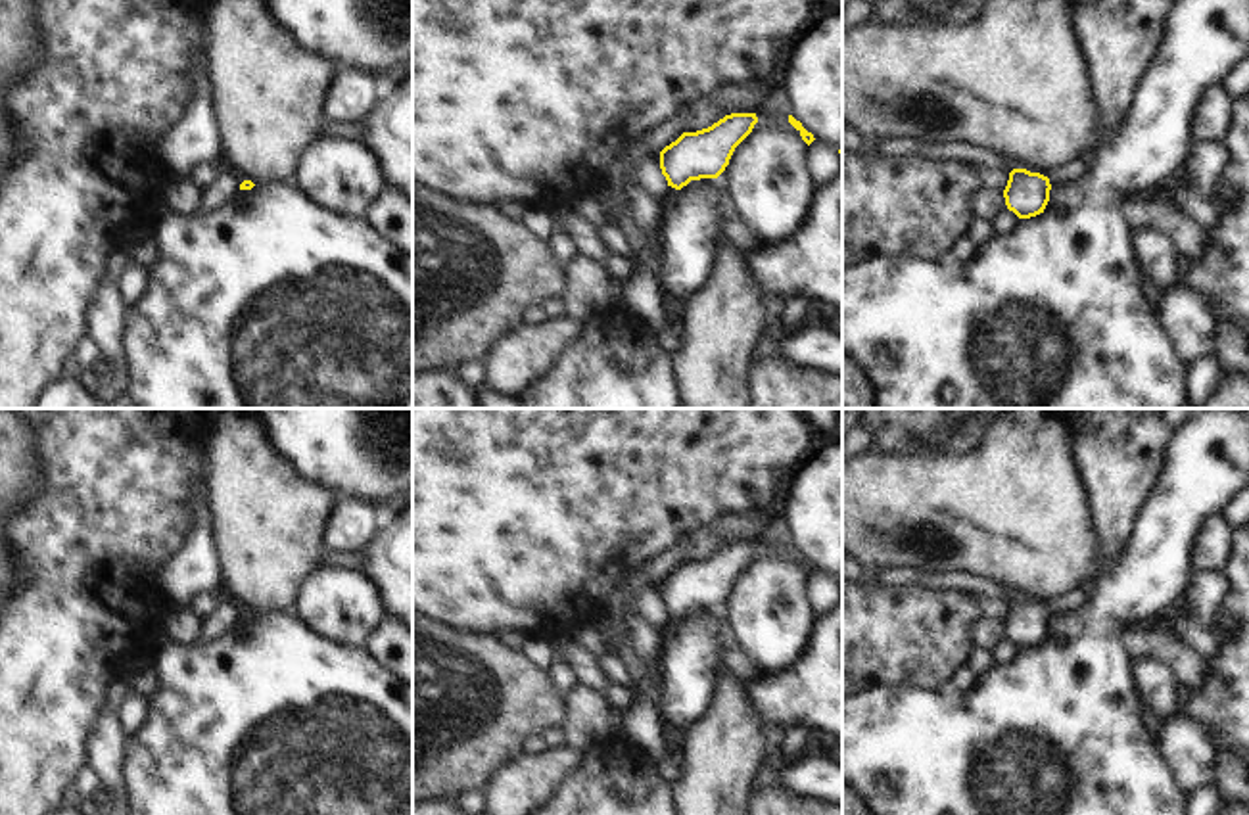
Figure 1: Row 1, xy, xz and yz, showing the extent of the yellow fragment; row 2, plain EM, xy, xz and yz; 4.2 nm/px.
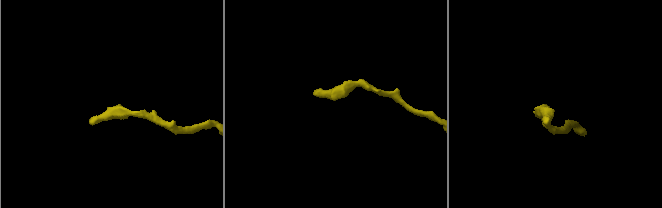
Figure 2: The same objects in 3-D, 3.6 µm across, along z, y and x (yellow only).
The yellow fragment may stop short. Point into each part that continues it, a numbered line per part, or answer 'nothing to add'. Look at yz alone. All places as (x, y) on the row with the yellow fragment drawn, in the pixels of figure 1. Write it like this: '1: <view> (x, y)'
1: yz (1071, 171)

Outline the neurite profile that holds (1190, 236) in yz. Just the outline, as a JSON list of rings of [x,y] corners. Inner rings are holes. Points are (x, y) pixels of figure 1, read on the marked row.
[[[1161,196],[1153,199],[1132,198],[1124,205],[1124,217],[1132,232],[1153,228],[1167,234],[1180,249],[1180,257],[1199,263],[1211,249],[1211,232],[1178,203]]]

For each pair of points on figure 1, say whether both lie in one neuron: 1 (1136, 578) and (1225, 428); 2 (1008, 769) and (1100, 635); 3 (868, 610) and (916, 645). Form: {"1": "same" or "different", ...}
{"1": "same", "2": "same", "3": "same"}

